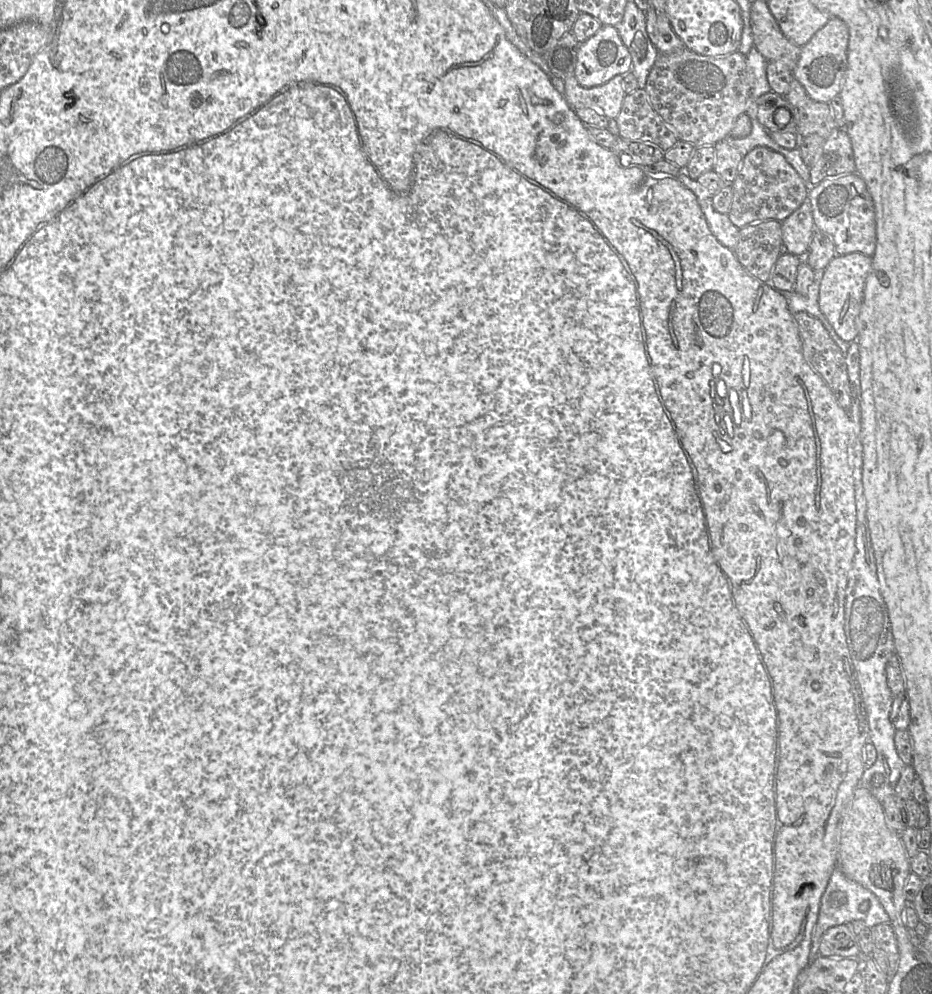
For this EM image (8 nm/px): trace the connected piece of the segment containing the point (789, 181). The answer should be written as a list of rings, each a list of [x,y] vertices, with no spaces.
[[[755,147],[743,156],[731,189],[733,198],[728,217],[740,229],[764,220],[784,221],[807,201],[809,185],[782,154],[768,147]]]

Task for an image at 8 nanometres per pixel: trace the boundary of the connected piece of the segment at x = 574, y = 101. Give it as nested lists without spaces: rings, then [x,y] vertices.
[[[616,75],[608,82],[595,87],[581,86],[575,76],[564,80],[564,98],[573,109],[593,108],[608,118],[616,119],[626,93],[622,75]]]

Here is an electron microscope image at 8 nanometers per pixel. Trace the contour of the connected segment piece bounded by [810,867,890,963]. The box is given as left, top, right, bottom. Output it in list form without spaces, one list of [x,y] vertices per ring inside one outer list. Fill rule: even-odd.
[[[836,867],[821,897],[818,917],[811,935],[810,963],[819,954],[819,945],[827,929],[853,921],[863,921],[868,927],[890,923],[890,918],[879,899],[867,888],[854,882]]]

